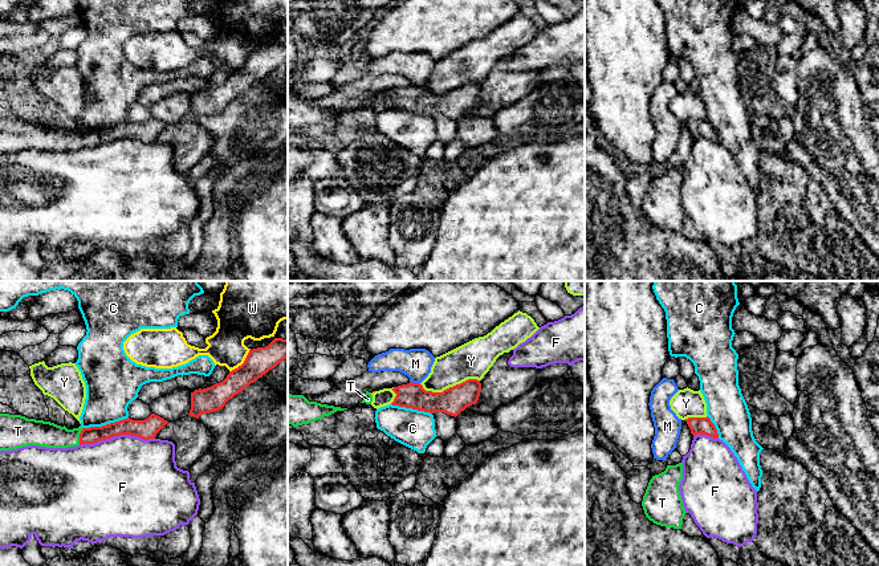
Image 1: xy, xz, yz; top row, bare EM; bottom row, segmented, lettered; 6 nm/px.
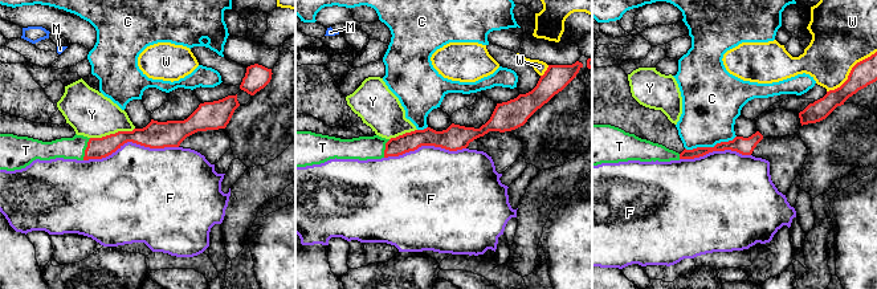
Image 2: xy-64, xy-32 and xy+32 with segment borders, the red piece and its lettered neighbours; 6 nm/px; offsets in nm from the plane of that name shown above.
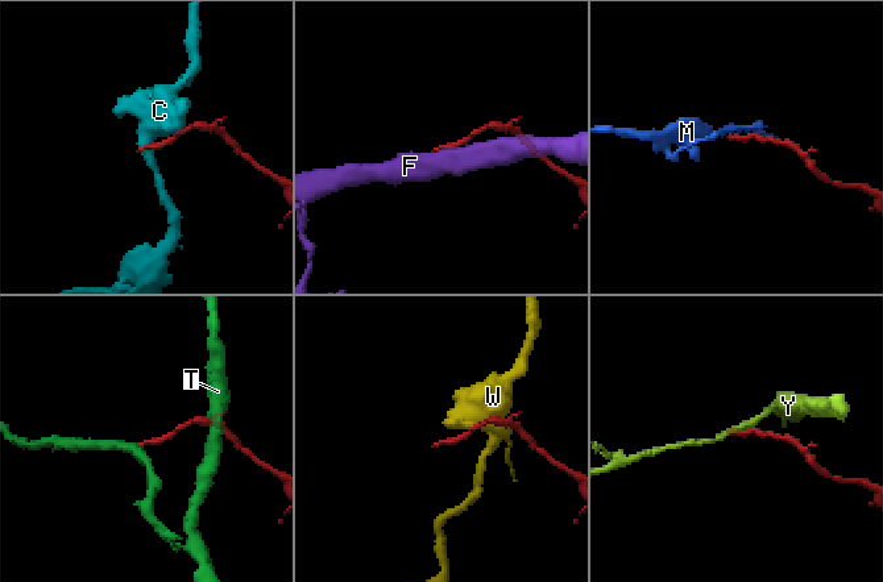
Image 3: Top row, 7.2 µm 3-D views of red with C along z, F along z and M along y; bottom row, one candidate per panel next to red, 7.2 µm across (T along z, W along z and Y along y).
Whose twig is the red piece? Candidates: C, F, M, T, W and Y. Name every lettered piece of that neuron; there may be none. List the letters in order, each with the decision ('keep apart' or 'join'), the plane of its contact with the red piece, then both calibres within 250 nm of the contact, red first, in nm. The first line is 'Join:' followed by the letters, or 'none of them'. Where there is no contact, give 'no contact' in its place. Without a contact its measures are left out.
Join: T
C: keep apart | xy | 120/320 nm
F: keep apart | xy | 120/480 nm
M: keep apart | xz | 160/180 nm
T: join | xy | 100/160 nm
W: keep apart | xy | 160/240 nm
Y: keep apart | xz | 160/220 nm

